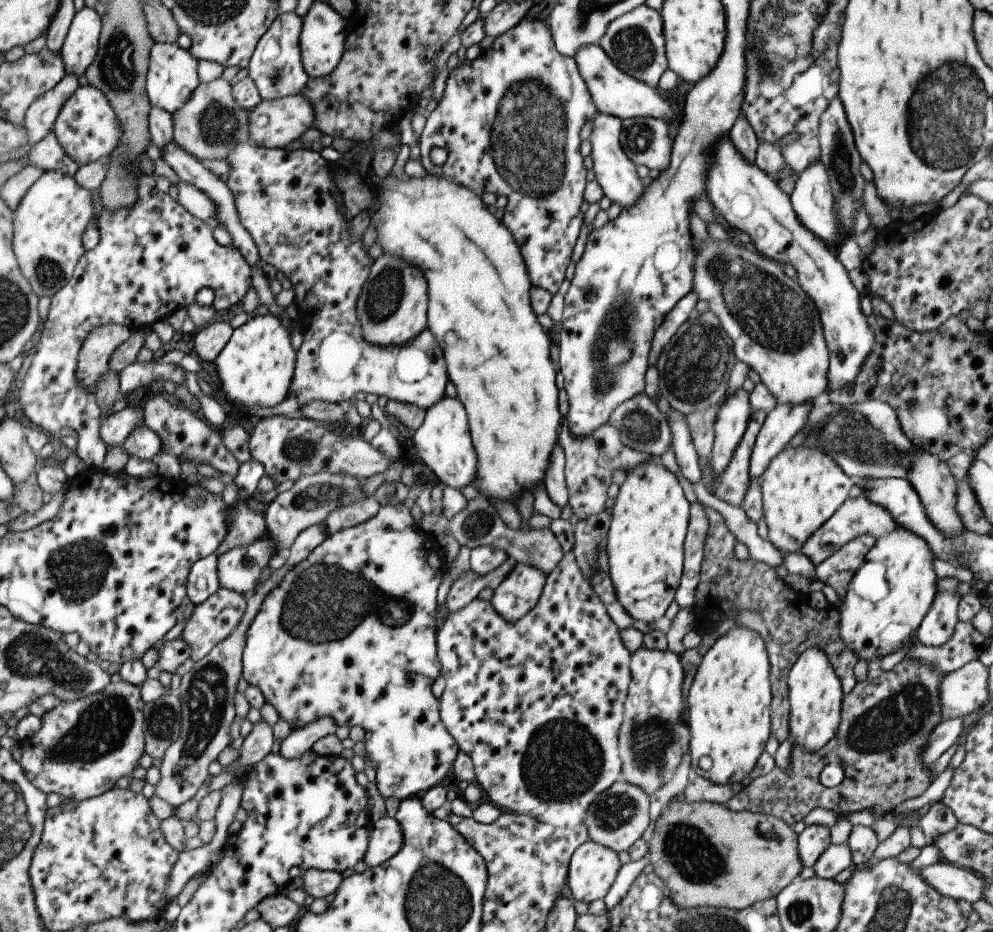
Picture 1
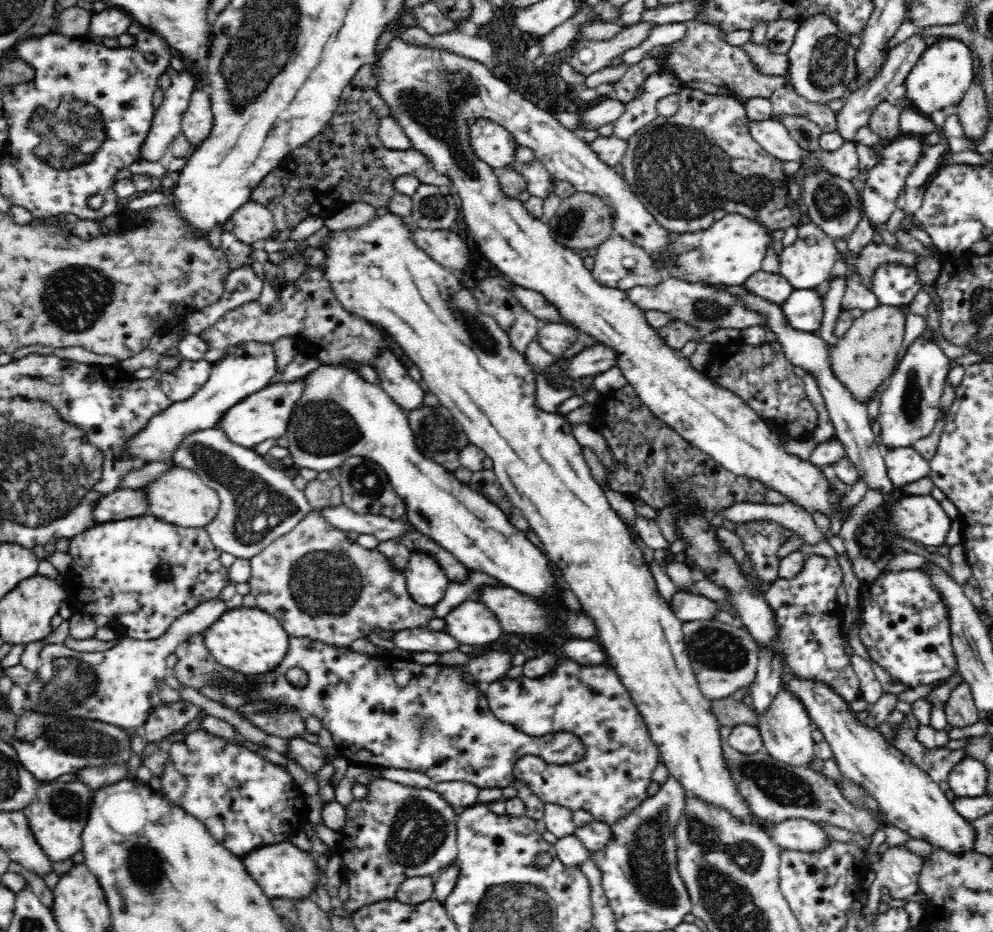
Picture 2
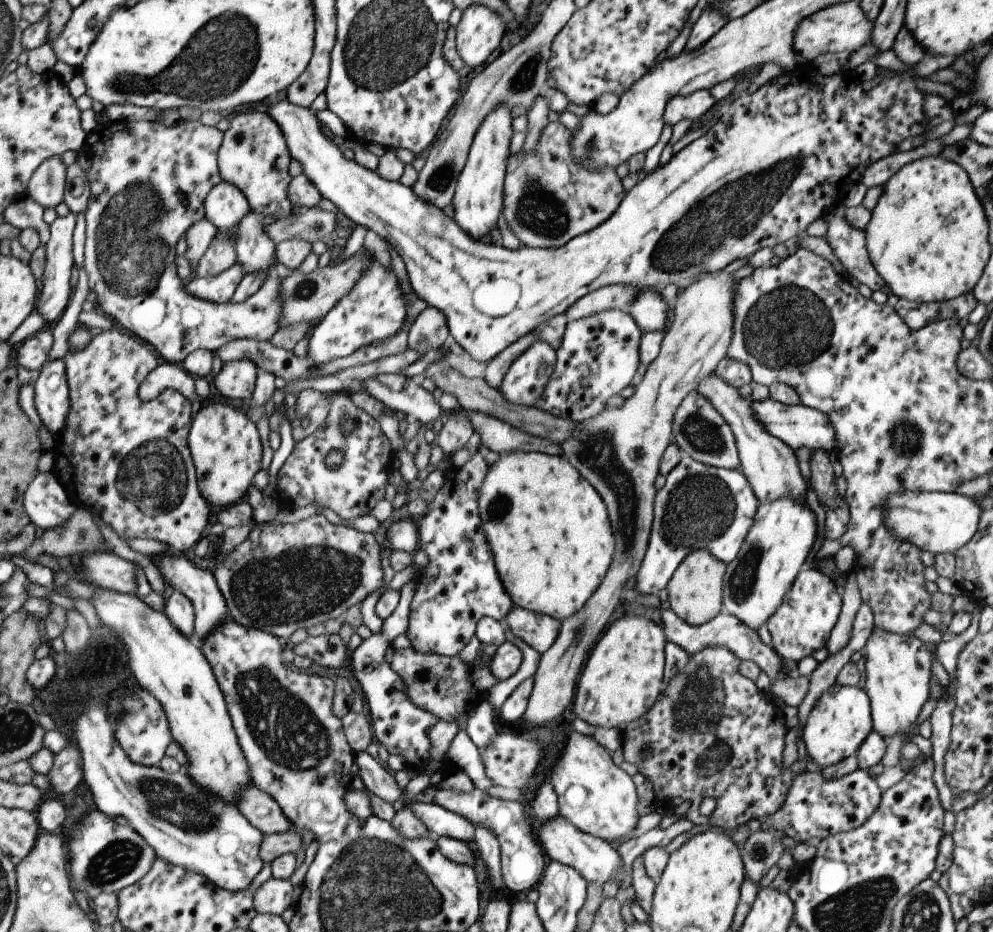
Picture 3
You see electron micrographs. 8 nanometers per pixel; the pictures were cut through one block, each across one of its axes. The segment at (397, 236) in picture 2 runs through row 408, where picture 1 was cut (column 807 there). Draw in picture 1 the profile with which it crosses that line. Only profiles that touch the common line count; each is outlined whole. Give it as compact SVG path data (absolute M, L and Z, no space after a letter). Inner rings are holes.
M785 448L767 465L759 478L762 516L768 541L781 553L800 552L803 543L853 492L849 478L833 459L817 449Z

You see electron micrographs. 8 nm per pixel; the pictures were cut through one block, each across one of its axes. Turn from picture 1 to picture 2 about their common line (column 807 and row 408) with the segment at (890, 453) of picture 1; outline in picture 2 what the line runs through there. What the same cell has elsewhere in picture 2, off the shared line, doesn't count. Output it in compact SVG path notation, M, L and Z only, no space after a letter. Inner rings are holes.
M422 405L407 411L407 419L410 430L412 430L414 442L422 455L424 455L424 458L432 460L432 462L451 472L462 466L459 458L460 451L468 446L469 440L462 425L454 418L450 409L444 405Z

